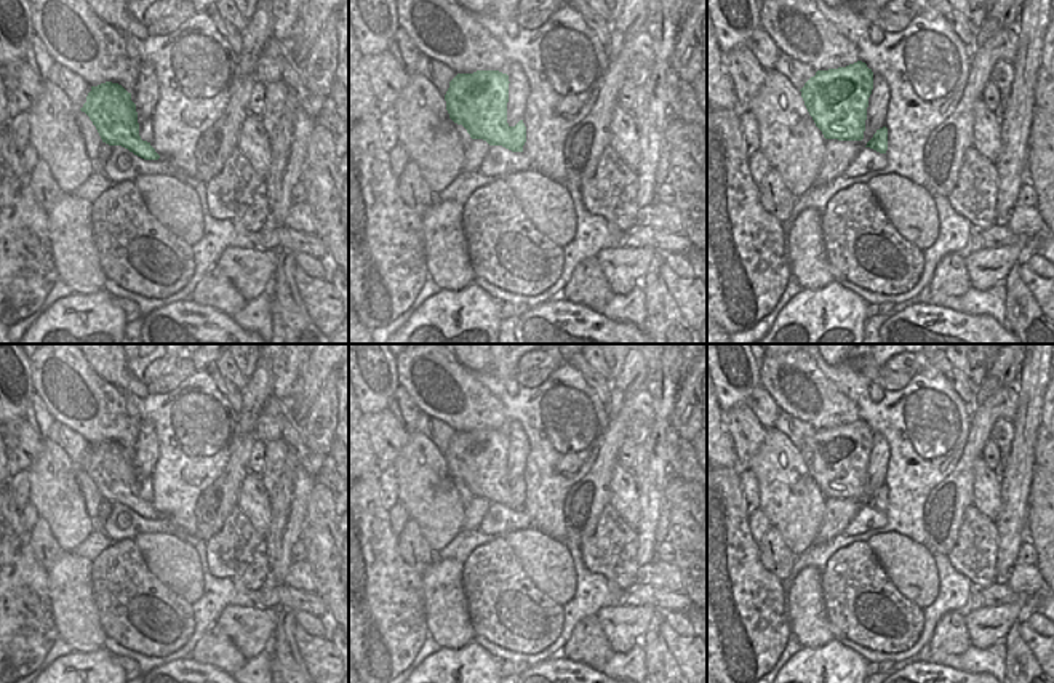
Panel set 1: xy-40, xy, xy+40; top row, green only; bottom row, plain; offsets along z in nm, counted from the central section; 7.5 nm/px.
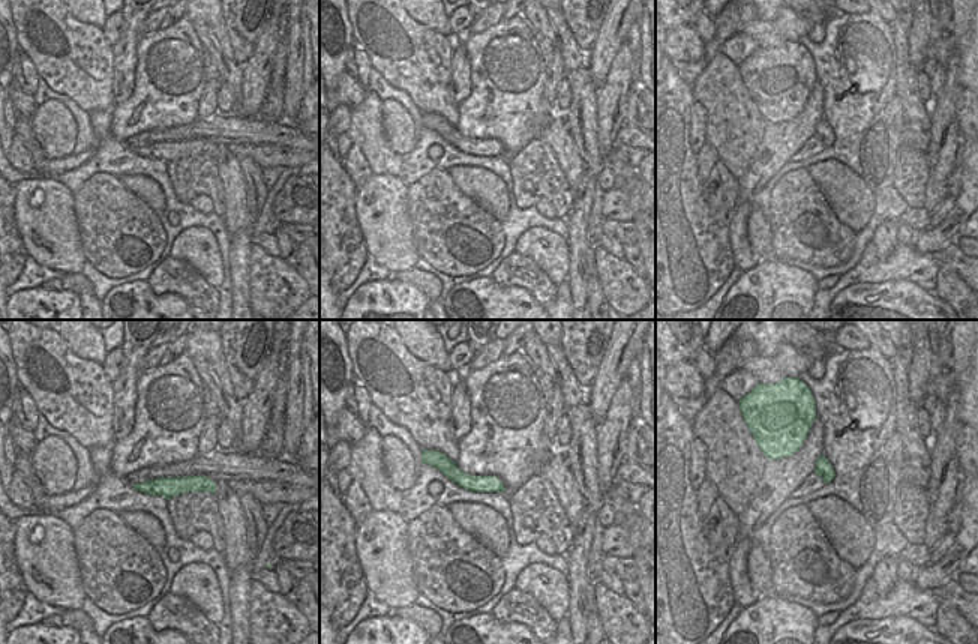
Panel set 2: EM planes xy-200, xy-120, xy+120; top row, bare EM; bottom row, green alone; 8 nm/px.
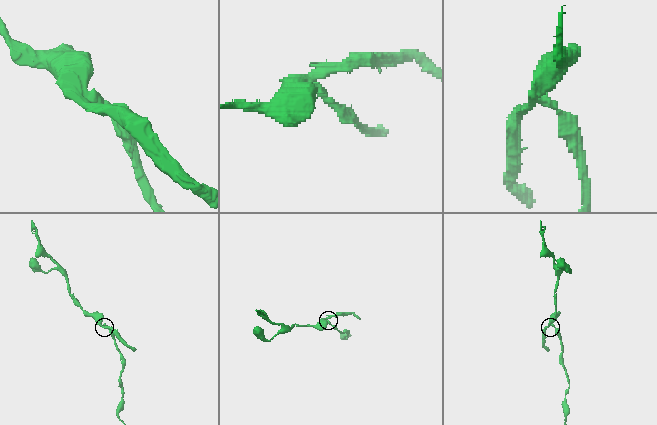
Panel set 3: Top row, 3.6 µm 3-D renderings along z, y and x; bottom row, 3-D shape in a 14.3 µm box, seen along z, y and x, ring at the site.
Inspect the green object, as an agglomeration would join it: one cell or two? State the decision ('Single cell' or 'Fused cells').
Fused cells.

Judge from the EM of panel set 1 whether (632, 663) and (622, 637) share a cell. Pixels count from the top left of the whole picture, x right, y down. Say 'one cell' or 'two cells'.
two cells

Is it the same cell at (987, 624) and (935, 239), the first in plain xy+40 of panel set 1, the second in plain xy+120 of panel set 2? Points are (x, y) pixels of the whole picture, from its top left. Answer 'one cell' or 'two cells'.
one cell

